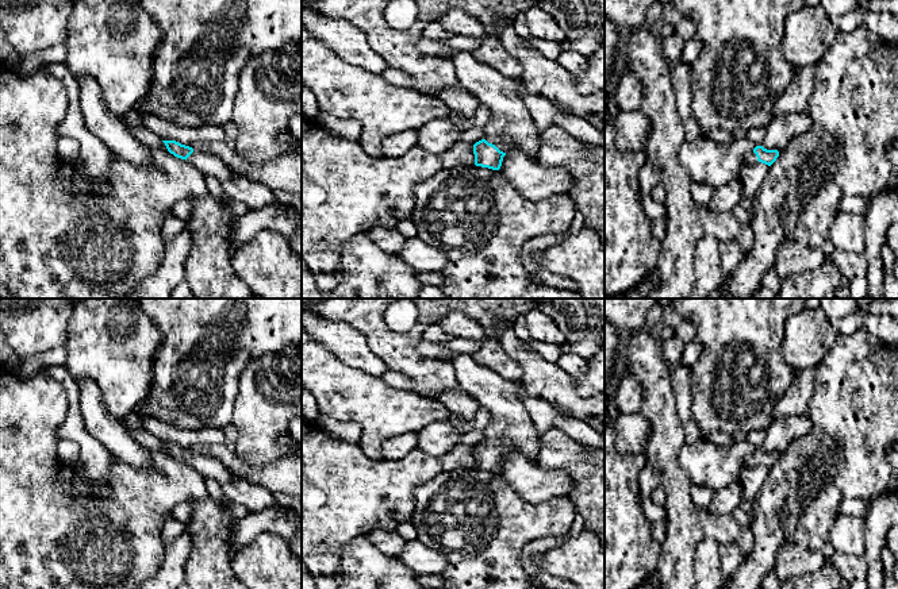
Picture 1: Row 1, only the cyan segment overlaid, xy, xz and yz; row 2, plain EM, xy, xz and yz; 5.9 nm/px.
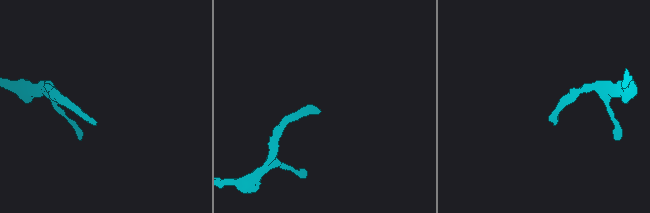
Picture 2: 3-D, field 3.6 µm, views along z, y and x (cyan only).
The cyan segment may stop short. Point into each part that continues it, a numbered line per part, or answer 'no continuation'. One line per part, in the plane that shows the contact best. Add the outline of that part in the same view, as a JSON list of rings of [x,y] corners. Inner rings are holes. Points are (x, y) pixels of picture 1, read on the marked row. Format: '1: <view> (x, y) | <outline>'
1: xz (503, 145) | [[[487,138],[488,143],[495,145],[500,151],[510,153],[510,149],[513,146],[513,142],[510,139],[496,139],[496,138]]]

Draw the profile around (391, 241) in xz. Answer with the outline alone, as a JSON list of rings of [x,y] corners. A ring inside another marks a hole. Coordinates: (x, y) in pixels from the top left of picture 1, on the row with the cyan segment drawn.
[[[376,227],[368,232],[368,235],[373,239],[373,242],[383,250],[399,254],[404,247],[406,238],[399,234],[395,228],[387,230],[383,227]]]

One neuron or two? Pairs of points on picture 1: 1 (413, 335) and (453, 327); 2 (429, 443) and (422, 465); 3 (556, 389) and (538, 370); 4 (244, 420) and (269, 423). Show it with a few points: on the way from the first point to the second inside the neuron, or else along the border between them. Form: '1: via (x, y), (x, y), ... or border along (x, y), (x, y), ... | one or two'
1: border along (469, 316), (449, 314), (437, 323) | two
2: border along (457, 445), (438, 454), (425, 453), (415, 447) | two
3: via (552, 385), (541, 374) | one
4: via (250, 420), (263, 420) | one

